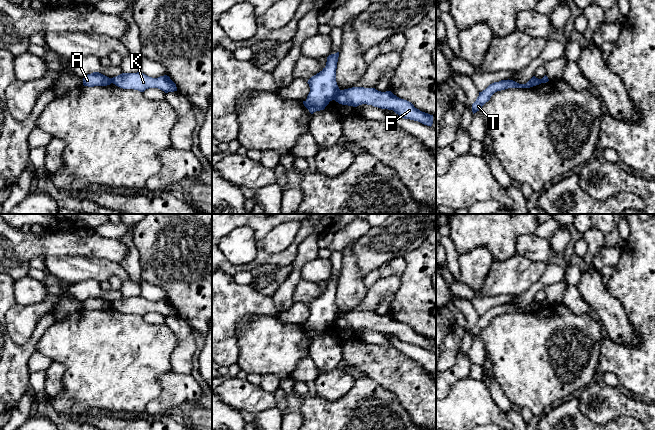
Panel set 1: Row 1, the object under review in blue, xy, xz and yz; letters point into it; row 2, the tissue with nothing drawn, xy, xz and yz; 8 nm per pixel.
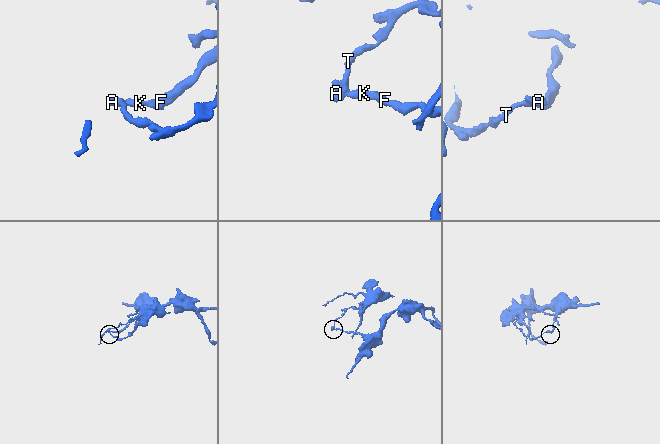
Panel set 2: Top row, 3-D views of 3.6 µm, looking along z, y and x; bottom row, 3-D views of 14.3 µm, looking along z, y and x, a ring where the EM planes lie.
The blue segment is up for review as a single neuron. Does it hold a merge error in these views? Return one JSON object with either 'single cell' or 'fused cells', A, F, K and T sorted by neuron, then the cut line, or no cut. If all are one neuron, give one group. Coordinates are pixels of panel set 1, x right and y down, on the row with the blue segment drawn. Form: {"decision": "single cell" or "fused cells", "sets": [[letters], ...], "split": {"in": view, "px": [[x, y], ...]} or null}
{"decision": "fused cells", "sets": [["A", "T"], ["F", "K"]], "split": {"in": "xz", "px": [[340, 90], [332, 99]]}}

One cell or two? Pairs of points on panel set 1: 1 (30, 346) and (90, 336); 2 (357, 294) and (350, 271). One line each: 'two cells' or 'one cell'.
1: two cells
2: one cell

